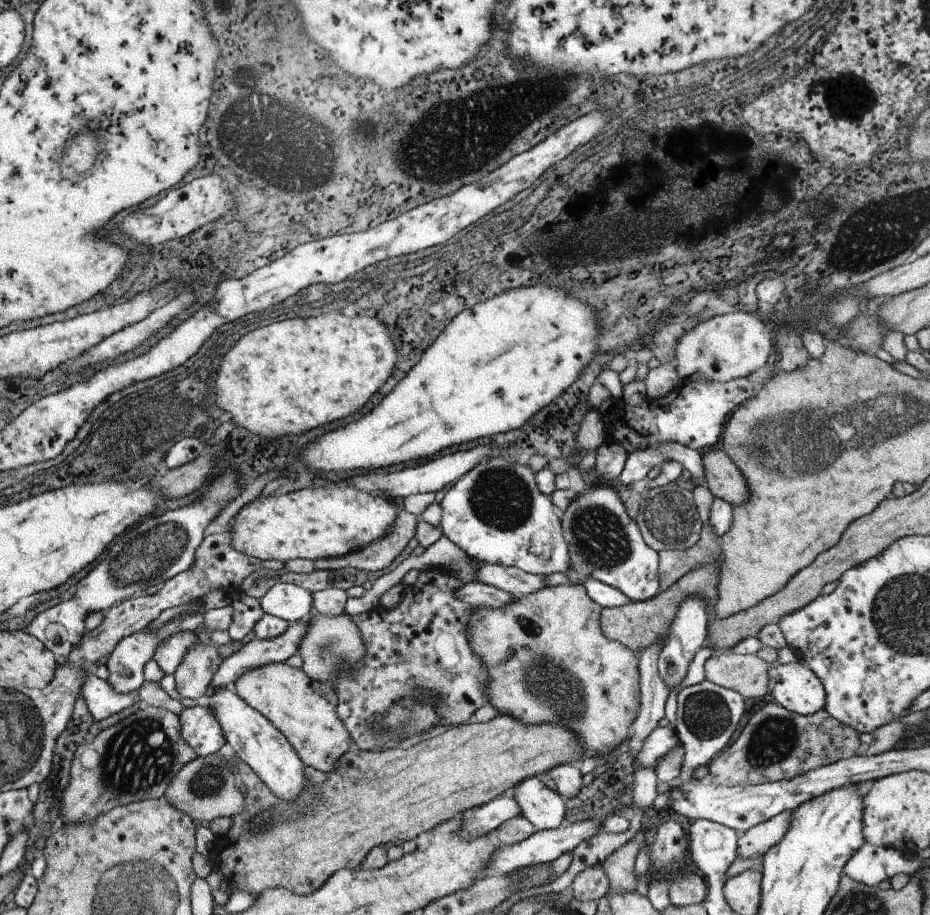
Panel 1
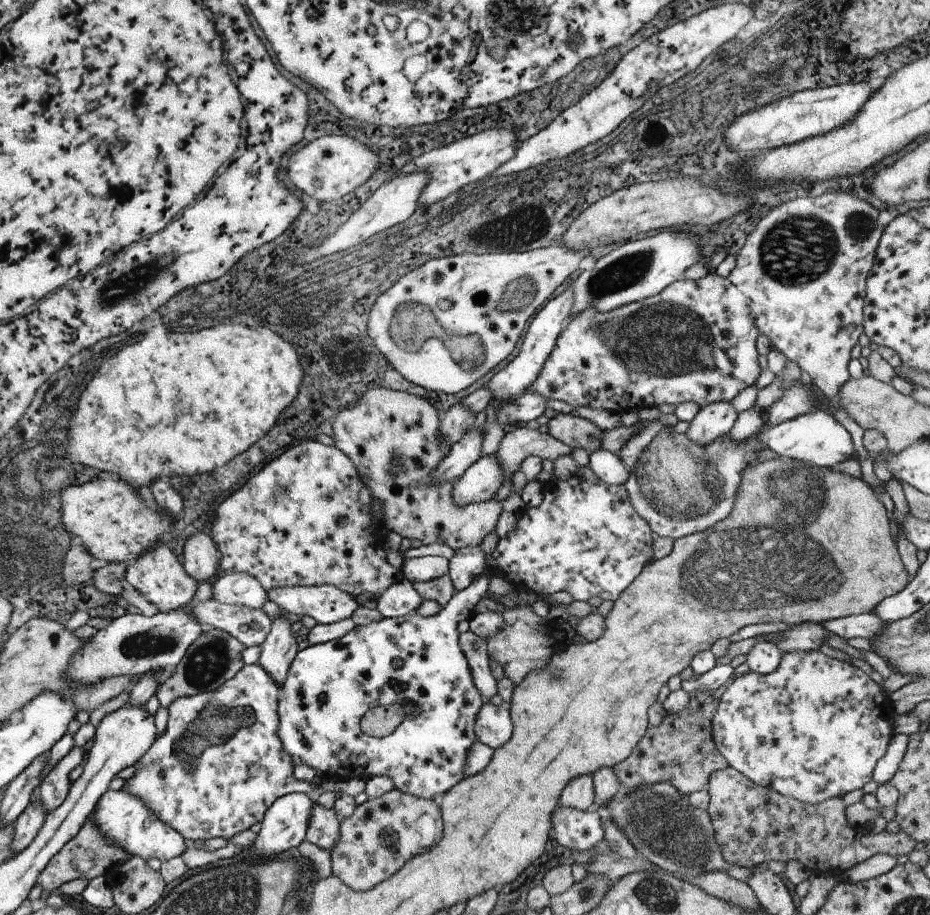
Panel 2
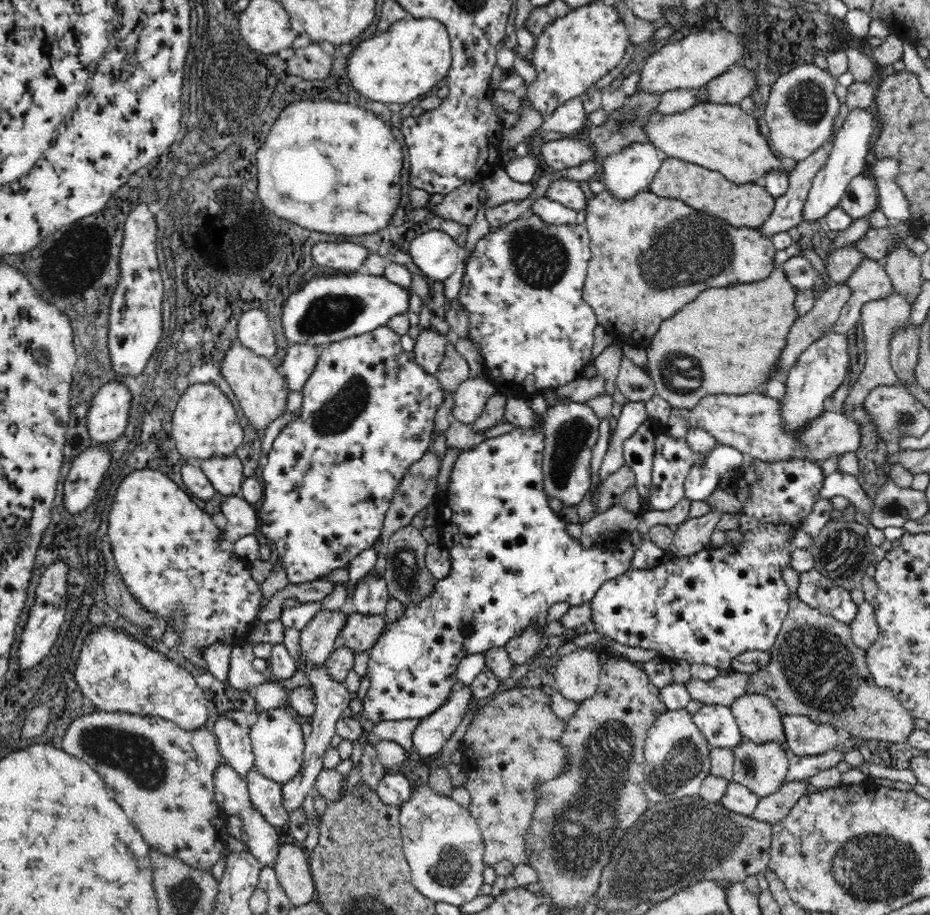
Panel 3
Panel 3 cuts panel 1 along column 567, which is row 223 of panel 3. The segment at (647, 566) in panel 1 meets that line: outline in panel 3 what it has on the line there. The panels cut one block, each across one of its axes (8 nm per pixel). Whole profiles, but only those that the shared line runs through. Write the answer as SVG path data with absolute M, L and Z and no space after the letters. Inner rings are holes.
M524 214L522 218L516 218L500 228L494 228L492 232L488 232L486 236L482 236L472 254L470 260L466 262L464 268L464 278L462 278L462 290L458 296L458 302L464 306L468 320L470 320L470 338L474 340L474 344L478 344L478 350L484 358L484 372L486 378L492 386L496 386L496 394L498 396L506 396L506 398L530 398L536 394L544 394L546 390L558 390L564 388L566 384L582 378L582 372L586 370L588 362L592 360L592 348L594 348L594 330L598 324L596 312L592 306L588 306L582 298L582 290L586 284L586 276L588 276L588 262L592 258L592 250L590 250L590 234L586 230L586 224L548 224L544 222L538 214Z

